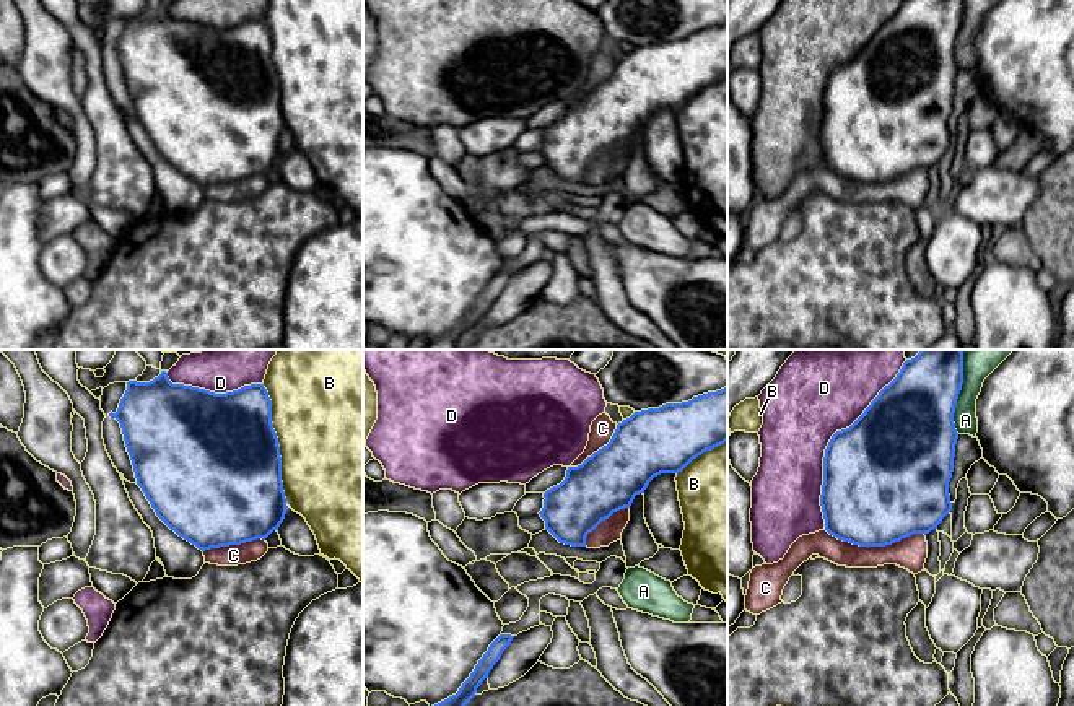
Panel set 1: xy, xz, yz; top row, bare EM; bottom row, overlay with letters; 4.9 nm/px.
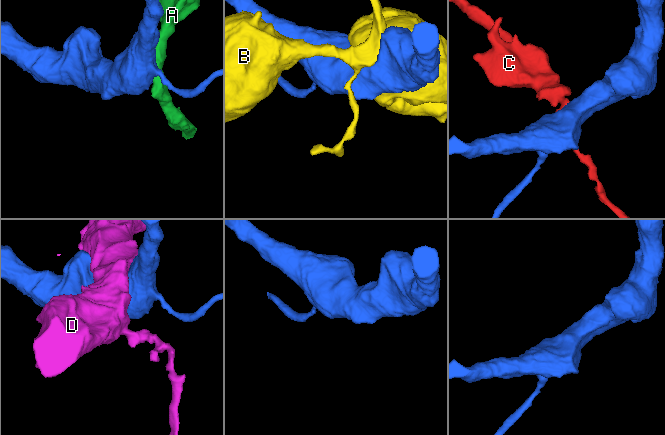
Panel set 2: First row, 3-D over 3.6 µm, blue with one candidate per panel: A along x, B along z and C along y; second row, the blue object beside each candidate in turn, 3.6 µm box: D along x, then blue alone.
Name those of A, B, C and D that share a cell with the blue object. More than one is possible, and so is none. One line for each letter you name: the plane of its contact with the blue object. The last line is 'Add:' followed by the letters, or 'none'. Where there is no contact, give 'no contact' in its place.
Add: none

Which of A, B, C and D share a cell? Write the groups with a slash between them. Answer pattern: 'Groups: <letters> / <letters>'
Groups: A / B / C / D

